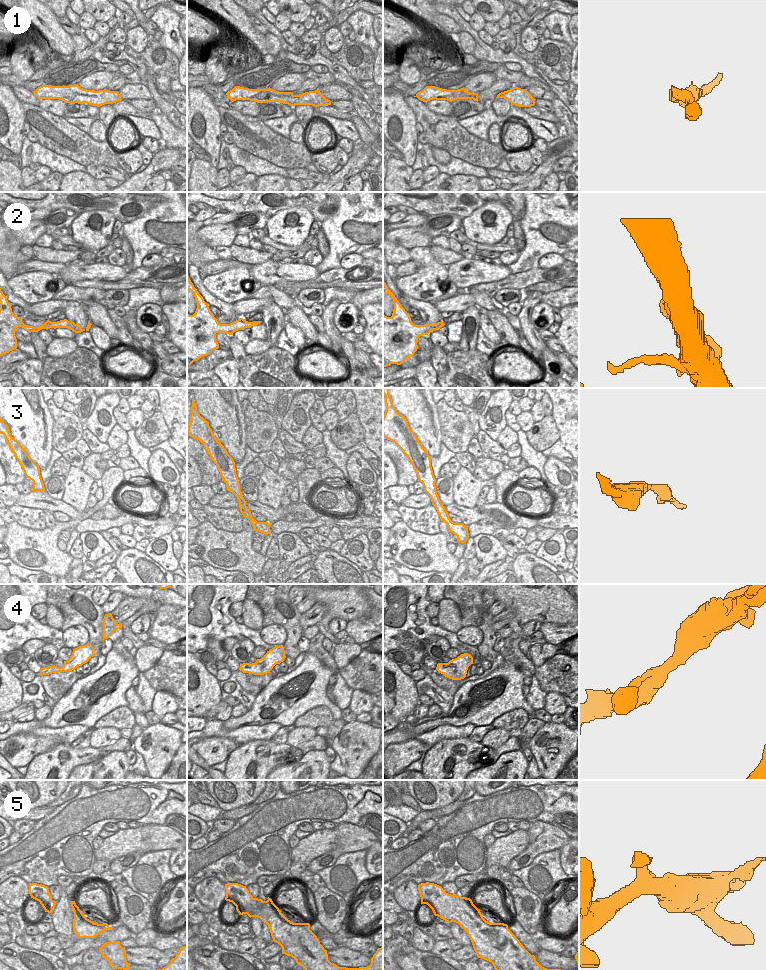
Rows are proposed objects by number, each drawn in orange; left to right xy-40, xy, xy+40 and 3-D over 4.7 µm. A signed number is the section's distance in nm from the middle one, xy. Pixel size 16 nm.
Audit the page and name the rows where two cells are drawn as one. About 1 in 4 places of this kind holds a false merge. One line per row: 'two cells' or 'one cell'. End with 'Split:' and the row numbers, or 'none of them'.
1: one cell
2: one cell
3: one cell
4: one cell
5: one cell
Split: none of them

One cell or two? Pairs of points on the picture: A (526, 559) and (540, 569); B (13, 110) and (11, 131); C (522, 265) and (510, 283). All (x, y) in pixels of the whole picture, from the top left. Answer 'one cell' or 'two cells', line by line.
A: one cell
B: one cell
C: two cells

